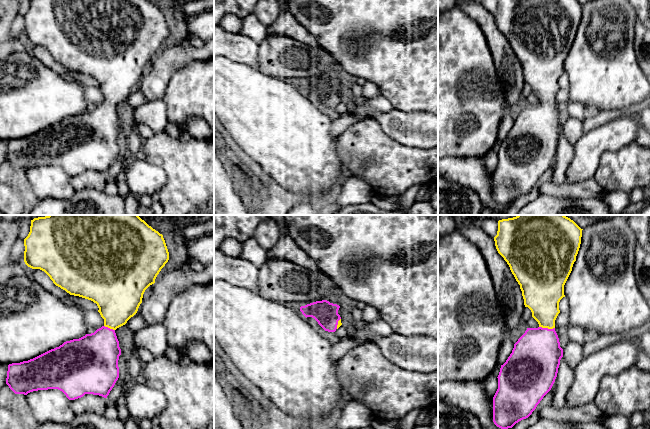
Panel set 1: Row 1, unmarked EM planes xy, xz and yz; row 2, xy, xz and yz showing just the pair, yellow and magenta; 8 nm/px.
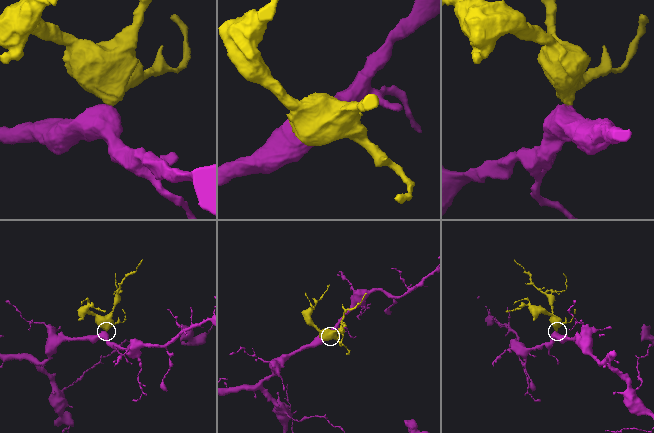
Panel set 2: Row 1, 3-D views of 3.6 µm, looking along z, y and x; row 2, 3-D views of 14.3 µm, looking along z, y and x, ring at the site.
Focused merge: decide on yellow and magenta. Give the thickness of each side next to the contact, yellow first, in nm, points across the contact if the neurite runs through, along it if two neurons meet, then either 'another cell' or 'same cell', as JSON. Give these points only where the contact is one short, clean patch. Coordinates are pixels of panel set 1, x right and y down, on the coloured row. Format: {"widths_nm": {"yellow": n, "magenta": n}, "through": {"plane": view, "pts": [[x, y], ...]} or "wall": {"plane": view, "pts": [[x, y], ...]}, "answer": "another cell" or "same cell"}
{"widths_nm": {"yellow": 280, "magenta": 380}, "through": {"plane": "yz", "pts": [[542, 297], [547, 327], [544, 340], [536, 356]]}, "answer": "same cell"}

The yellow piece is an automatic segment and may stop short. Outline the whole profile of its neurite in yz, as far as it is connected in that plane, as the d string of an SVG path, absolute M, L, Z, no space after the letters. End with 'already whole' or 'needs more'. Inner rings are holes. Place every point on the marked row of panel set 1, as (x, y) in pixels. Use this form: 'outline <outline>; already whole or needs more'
outline M517 215L498 221L498 231L494 237L496 249L509 265L520 285L525 307L531 310L532 317L539 324L538 328L527 328L514 344L506 362L501 365L497 377L498 389L493 397L493 422L501 429L512 428L519 421L528 418L555 382L560 360L563 357L563 349L560 347L555 331L555 320L560 313L559 302L565 297L564 285L580 248L582 230L565 215Z; needs more

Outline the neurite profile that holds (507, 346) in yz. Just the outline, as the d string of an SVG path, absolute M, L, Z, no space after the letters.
M507 335L500 346L497 364L503 365L512 353L513 348L514 344Z

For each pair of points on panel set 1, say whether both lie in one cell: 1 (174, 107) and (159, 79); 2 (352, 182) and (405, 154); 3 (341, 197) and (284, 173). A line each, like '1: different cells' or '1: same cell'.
1: different cells
2: different cells
3: different cells

